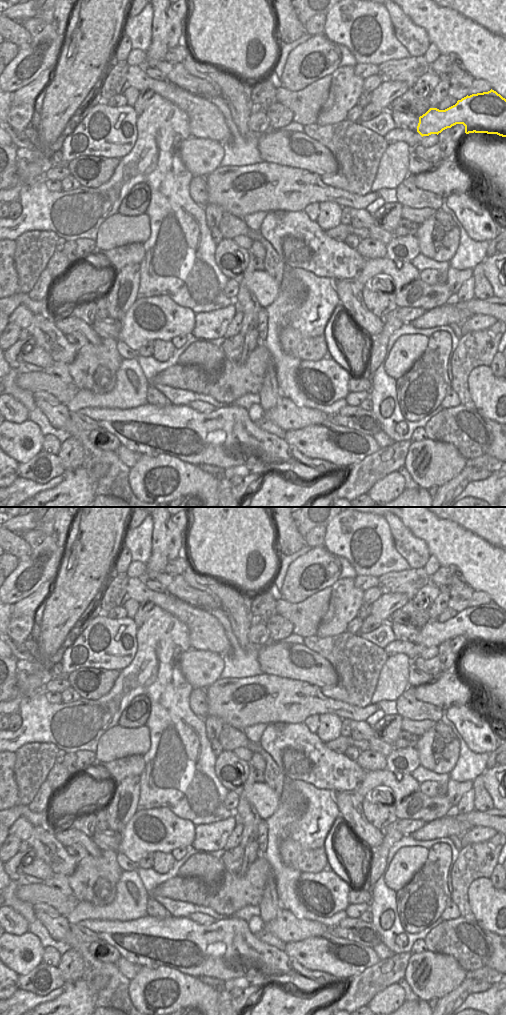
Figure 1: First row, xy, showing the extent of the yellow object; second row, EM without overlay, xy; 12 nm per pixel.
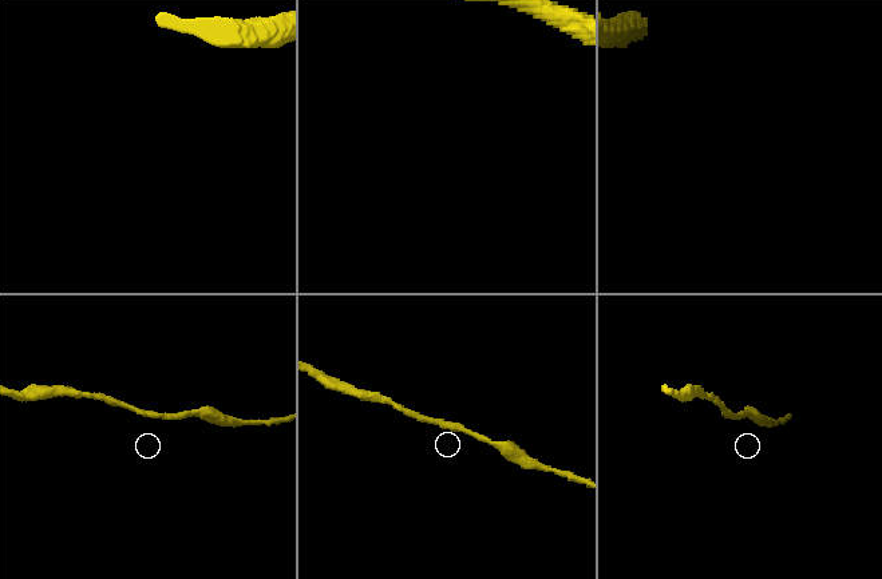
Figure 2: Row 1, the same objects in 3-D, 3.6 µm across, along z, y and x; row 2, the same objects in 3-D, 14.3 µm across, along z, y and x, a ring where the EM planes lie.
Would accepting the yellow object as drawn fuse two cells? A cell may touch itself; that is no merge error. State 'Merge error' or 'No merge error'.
No merge error.

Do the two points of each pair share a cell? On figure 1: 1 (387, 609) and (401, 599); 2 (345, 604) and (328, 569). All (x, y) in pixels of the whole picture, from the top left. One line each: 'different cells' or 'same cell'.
1: same cell
2: different cells

